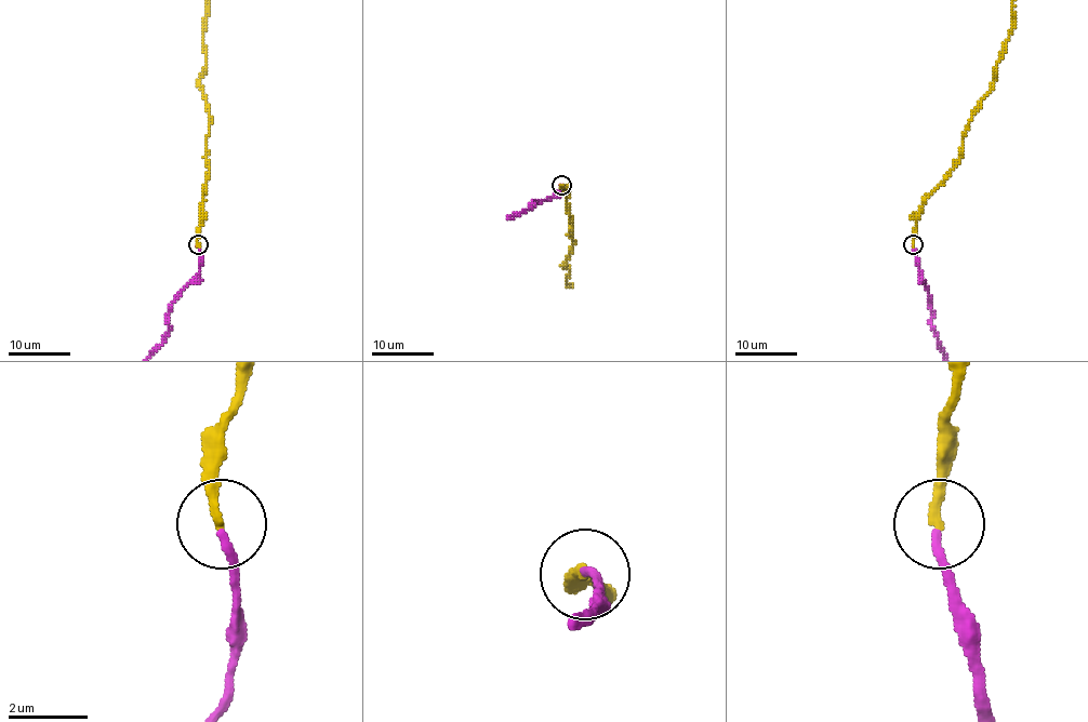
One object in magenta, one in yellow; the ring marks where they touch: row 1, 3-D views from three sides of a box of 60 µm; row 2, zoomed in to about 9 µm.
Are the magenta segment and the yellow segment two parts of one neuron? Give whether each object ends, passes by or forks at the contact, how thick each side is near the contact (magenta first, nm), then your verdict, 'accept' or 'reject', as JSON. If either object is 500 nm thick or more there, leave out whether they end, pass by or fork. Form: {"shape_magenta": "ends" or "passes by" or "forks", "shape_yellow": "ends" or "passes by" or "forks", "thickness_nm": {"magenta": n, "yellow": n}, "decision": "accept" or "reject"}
{"shape_magenta": "ends", "shape_yellow": "ends", "thickness_nm": {"magenta": 200, "yellow": 240}, "decision": "accept"}

